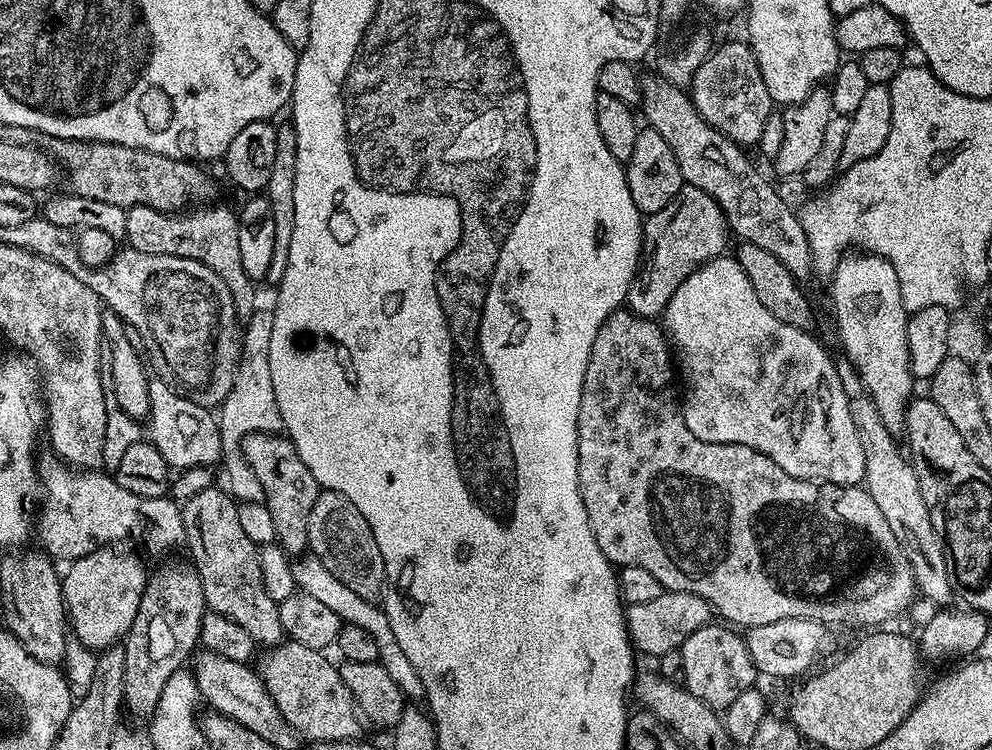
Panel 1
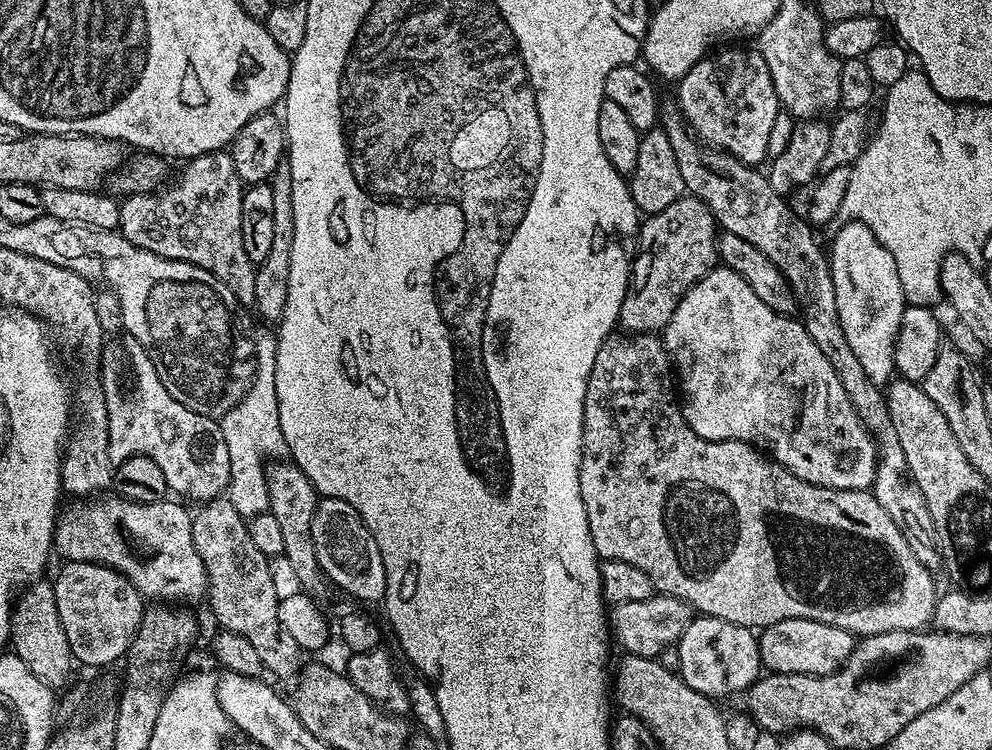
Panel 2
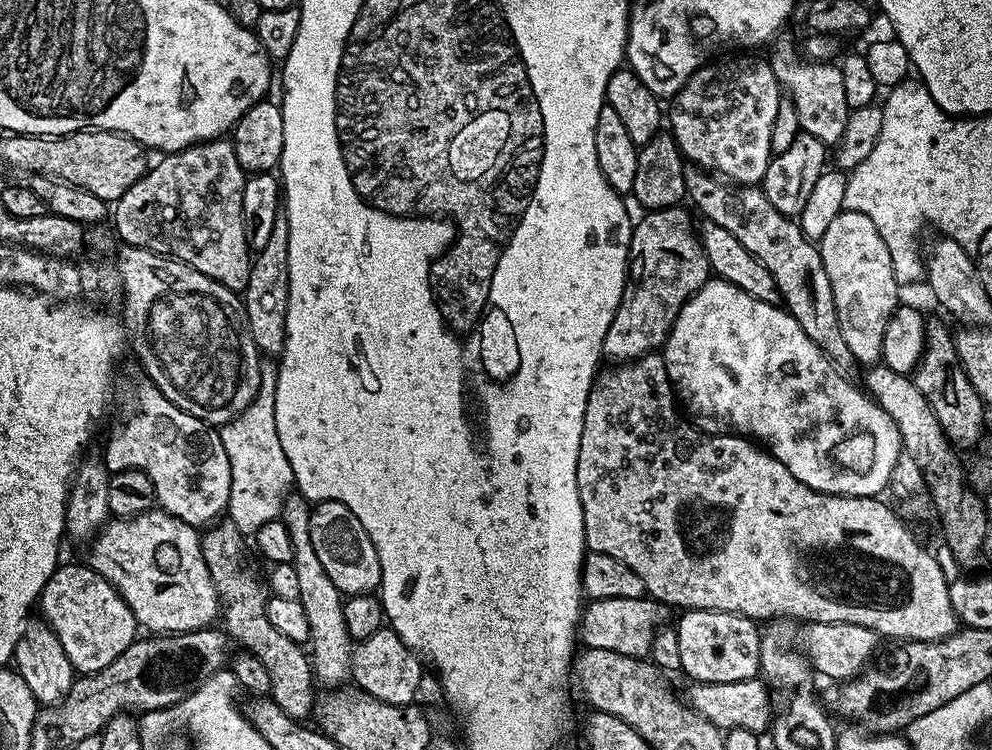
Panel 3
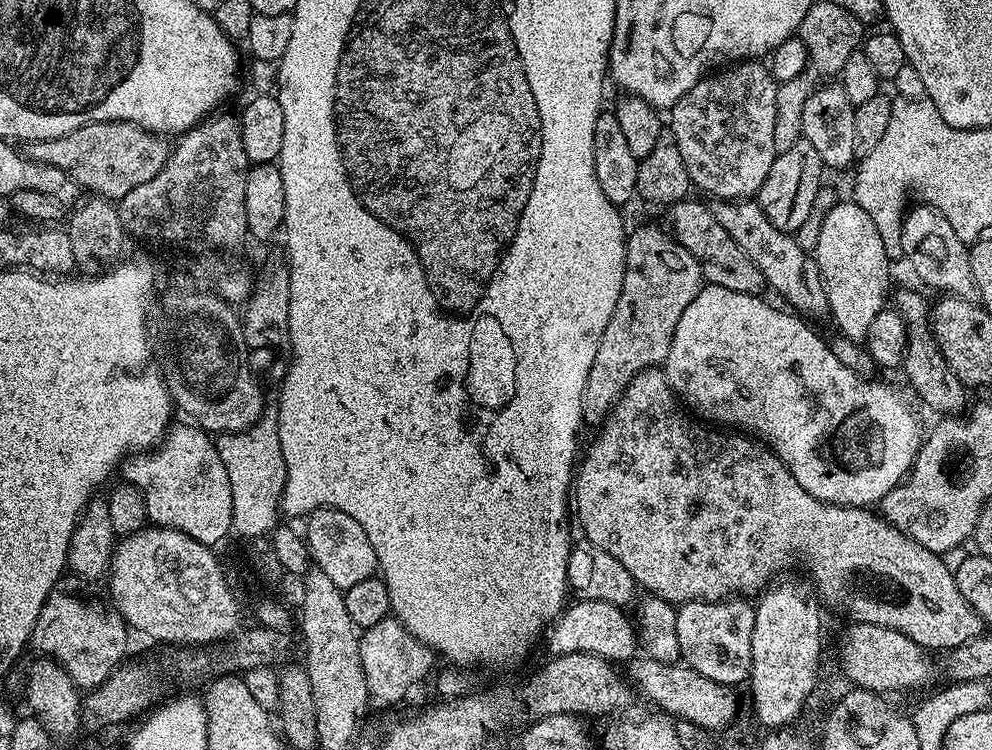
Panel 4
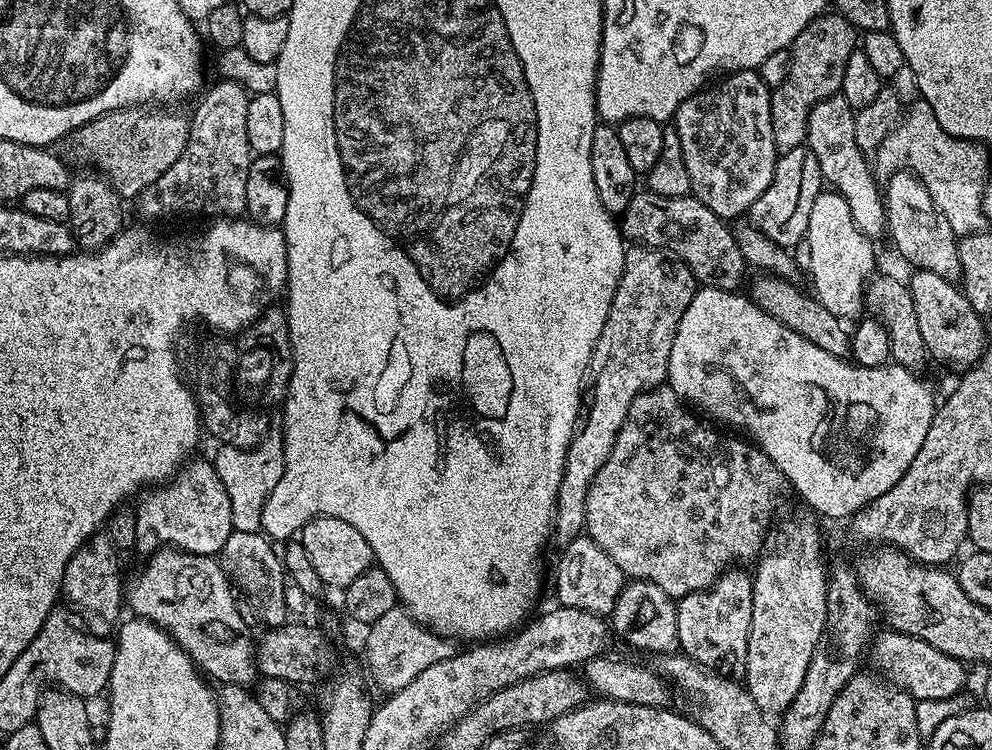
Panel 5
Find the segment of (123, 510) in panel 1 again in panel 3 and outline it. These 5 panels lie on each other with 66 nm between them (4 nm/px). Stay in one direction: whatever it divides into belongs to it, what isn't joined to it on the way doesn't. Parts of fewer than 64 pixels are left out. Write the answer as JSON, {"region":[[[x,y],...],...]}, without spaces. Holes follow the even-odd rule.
{"region":[[[167,510],[143,512],[131,518],[112,518],[91,541],[92,549],[86,560],[94,571],[102,574],[119,590],[120,596],[136,615],[136,623],[141,629],[149,628],[152,634],[197,632],[200,628],[209,627],[215,621],[212,619],[215,616],[217,619],[222,612],[214,578],[210,578],[206,558],[202,558],[200,537],[201,533],[194,525],[174,518]]]}

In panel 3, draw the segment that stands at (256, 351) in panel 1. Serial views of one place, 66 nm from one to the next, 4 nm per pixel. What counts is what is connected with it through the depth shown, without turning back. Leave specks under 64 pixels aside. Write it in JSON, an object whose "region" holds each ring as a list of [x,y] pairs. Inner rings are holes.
{"region":[[[266,360],[261,363],[260,388],[254,402],[245,412],[219,429],[230,461],[231,490],[226,514],[246,536],[255,535],[264,524],[283,513],[284,497],[289,495],[295,483],[293,470],[282,451],[282,442],[278,439],[275,425],[277,370],[275,361]]]}

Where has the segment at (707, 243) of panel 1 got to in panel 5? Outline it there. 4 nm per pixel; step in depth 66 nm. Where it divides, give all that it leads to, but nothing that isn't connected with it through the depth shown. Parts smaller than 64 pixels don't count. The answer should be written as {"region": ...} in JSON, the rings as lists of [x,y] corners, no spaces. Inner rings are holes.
{"region":[[[632,246],[625,251],[622,278],[616,287],[614,302],[610,302],[610,314],[606,314],[602,334],[598,334],[598,342],[592,348],[592,361],[588,363],[587,371],[590,379],[582,396],[580,418],[572,431],[570,446],[566,450],[564,481],[562,486],[558,486],[556,499],[554,540],[557,540],[557,545],[566,545],[585,531],[586,494],[590,490],[590,482],[608,460],[610,450],[618,438],[618,430],[634,398],[638,398],[638,394],[650,391],[651,388],[661,387],[667,381],[668,359],[674,346],[674,334],[678,330],[678,322],[682,322],[682,314],[686,314],[686,306],[690,306],[696,291],[698,285],[692,271],[680,260],[647,246]]]}

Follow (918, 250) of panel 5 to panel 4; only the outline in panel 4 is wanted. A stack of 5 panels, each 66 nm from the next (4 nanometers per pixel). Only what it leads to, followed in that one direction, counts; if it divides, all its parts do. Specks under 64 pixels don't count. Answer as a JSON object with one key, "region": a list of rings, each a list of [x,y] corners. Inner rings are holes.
{"region":[[[917,203],[917,208],[909,207],[900,227],[899,251],[904,252],[912,272],[924,284],[937,288],[937,293],[950,296],[972,298],[976,296],[974,272],[970,270],[969,245],[946,222],[946,218],[929,204]]]}

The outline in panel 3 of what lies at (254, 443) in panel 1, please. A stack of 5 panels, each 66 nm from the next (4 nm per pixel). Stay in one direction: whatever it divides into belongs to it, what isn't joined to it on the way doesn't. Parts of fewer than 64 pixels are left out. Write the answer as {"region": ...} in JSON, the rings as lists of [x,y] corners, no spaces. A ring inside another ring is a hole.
{"region":[[[289,494],[284,497],[282,521],[290,534],[293,543],[293,558],[291,560],[294,570],[298,570],[298,594],[300,604],[306,612],[309,623],[310,659],[312,670],[317,681],[320,680],[329,689],[336,690],[341,687],[352,675],[352,650],[354,641],[346,630],[344,617],[345,597],[330,582],[330,574],[322,567],[322,562],[314,550],[314,542],[310,538],[310,514],[312,508],[309,501],[299,494]]]}

